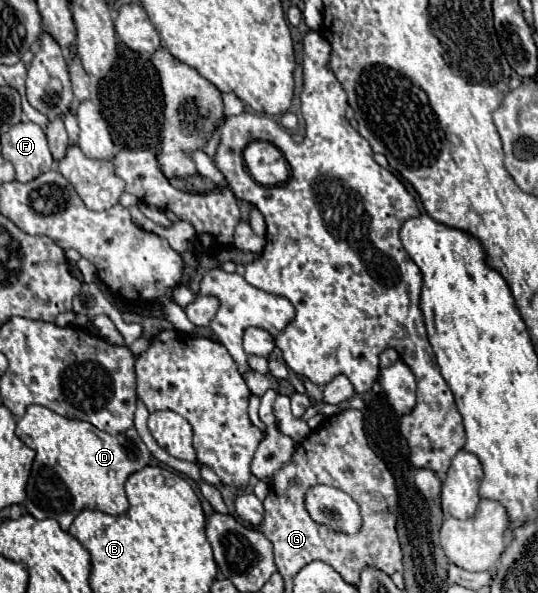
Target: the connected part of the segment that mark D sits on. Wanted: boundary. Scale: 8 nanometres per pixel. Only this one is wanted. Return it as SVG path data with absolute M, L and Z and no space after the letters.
M30 405L26 409L26 415L22 419L18 419L16 435L28 447L32 447L36 451L32 473L30 473L30 479L26 485L26 493L28 493L26 509L36 519L54 517L64 531L68 531L74 517L84 509L98 509L98 511L108 513L108 515L122 515L128 509L128 499L124 493L124 483L126 483L128 475L144 469L150 461L150 451L142 443L136 429L130 429L130 431L120 433L120 435L110 435L106 431L96 429L88 421L66 419L66 417L46 409L42 405Z

